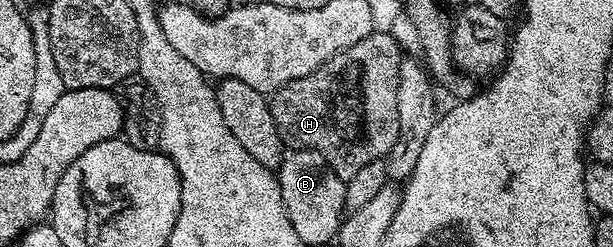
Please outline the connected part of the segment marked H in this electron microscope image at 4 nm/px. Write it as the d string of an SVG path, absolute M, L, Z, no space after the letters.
M373 32L314 68L310 76L290 80L271 95L274 124L285 147L318 152L345 180L365 164L387 159L394 140L398 140L398 68L402 51L394 35Z

